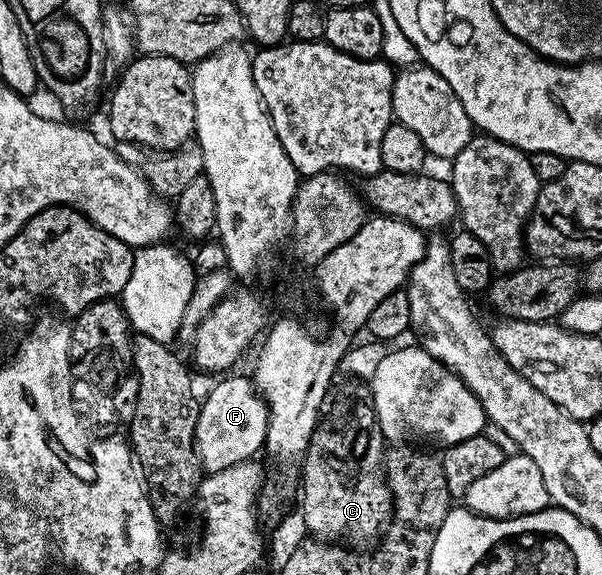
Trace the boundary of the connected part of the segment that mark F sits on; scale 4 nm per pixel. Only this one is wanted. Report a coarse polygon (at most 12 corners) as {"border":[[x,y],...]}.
{"border":[[249,377],[201,399],[194,447],[215,474],[265,447],[266,401]]}

